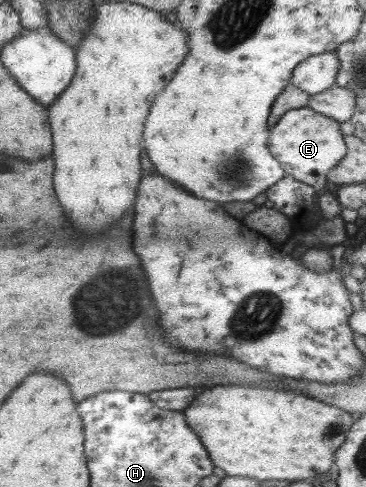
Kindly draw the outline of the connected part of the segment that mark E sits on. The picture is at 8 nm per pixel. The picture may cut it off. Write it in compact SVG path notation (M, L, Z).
M307 106L287 110L270 128L267 139L268 151L282 167L283 174L291 176L302 184L312 186L316 194L328 185L326 175L345 156L346 146L339 123L323 114L310 110Z

